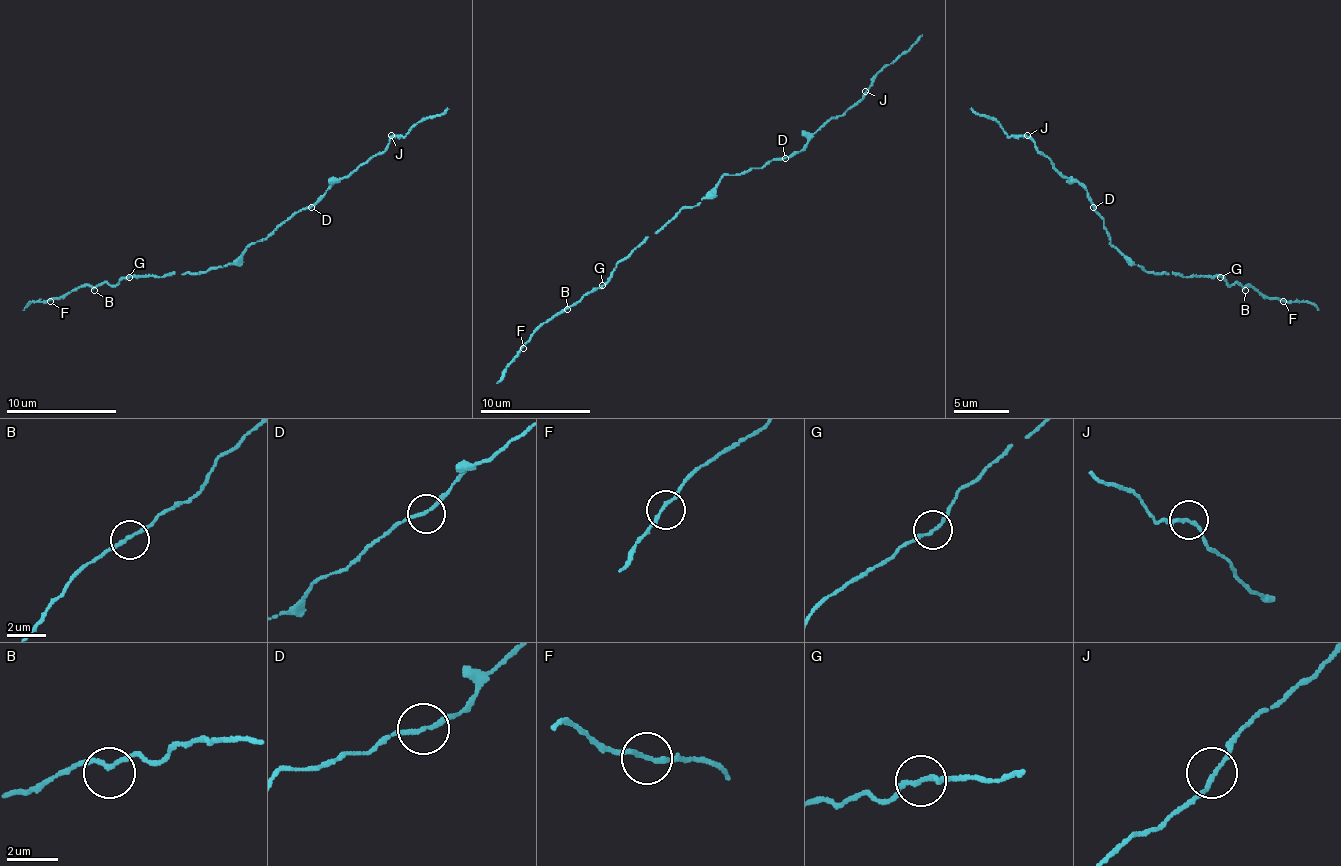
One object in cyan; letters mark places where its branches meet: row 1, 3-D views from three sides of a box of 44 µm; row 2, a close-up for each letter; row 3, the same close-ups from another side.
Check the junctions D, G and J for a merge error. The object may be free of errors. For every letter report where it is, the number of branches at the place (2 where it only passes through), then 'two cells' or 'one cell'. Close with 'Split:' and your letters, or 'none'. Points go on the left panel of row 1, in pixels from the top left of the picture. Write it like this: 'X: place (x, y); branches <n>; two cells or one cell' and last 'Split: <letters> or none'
D: place (311, 207); branches 2; one cell
G: place (129, 277); branches 2; one cell
J: place (391, 135); branches 2; one cell
Split: none

